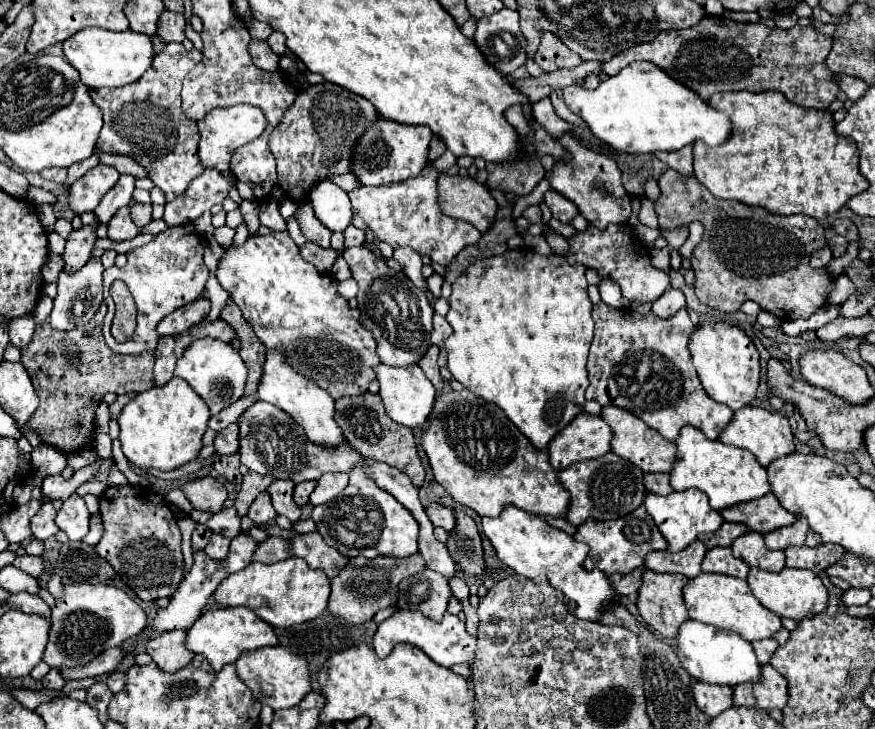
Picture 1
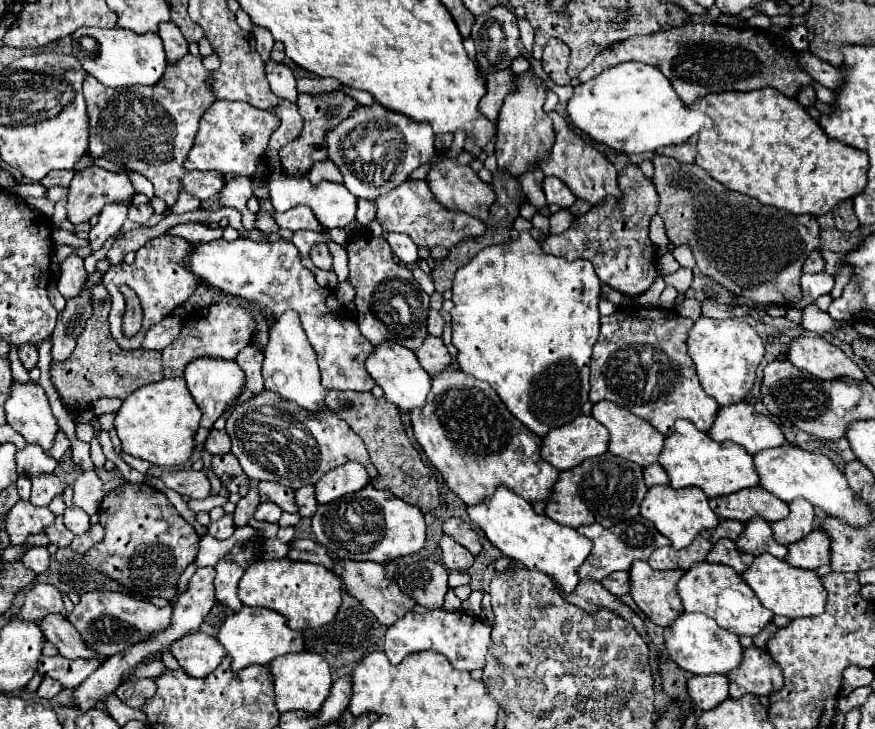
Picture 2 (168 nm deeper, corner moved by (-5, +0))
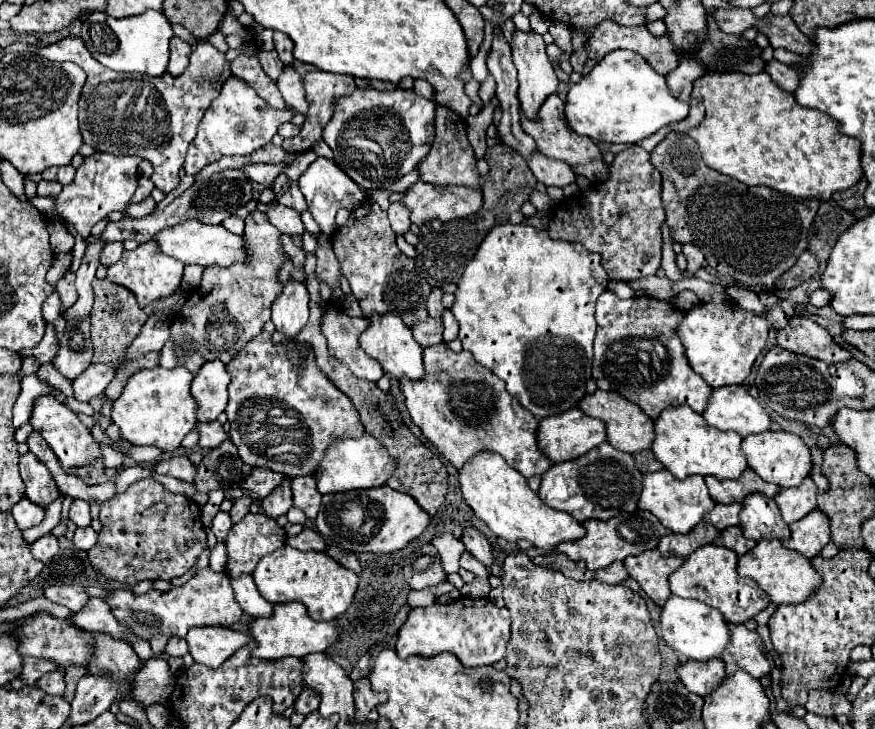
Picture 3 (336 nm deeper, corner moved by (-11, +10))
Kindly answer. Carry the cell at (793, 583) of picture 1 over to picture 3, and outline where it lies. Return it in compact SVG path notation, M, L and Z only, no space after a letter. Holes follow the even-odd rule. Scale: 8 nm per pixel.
M761 539L755 545L755 549L741 555L737 563L739 563L737 573L741 577L753 579L771 597L771 603L775 603L775 605L805 601L821 583L821 577L809 563L809 559L797 551L785 549L779 539Z

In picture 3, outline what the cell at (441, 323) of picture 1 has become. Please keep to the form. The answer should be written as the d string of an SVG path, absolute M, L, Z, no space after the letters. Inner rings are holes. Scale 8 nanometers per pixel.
M433 289L431 293L429 293L429 297L425 299L425 307L427 307L427 313L431 315L431 317L441 317L441 313L443 313L443 305L441 305L441 295L443 295L443 291L441 289Z

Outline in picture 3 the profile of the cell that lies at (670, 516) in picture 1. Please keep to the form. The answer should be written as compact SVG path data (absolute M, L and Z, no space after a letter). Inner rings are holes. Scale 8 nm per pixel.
M667 469L643 475L643 489L637 505L643 511L651 511L673 533L689 533L703 519L703 515L715 507L701 475L691 475L685 481L679 481Z

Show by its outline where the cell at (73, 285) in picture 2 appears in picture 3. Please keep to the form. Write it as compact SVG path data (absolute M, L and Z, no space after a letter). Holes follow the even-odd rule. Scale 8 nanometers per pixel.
M67 271L65 277L55 285L59 299L61 299L61 313L67 311L75 301L77 301L77 291L75 291L75 273Z

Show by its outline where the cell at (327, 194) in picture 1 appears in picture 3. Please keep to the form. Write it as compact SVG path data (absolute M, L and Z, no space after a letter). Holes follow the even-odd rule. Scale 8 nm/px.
M317 157L309 165L309 169L299 179L299 189L307 199L307 207L313 215L313 219L319 223L319 229L325 235L331 235L337 229L335 213L339 211L339 207L347 207L353 211L353 209L357 209L357 205L361 205L365 201L365 195L357 187L357 183L353 179L349 179L331 159L325 159L325 157Z

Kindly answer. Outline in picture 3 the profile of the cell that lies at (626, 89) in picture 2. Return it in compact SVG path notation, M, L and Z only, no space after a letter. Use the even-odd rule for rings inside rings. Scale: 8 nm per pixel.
M607 53L587 75L575 83L565 101L565 117L569 127L593 141L635 145L653 135L663 125L685 119L689 105L669 93L665 77L655 73L651 65L637 53Z

